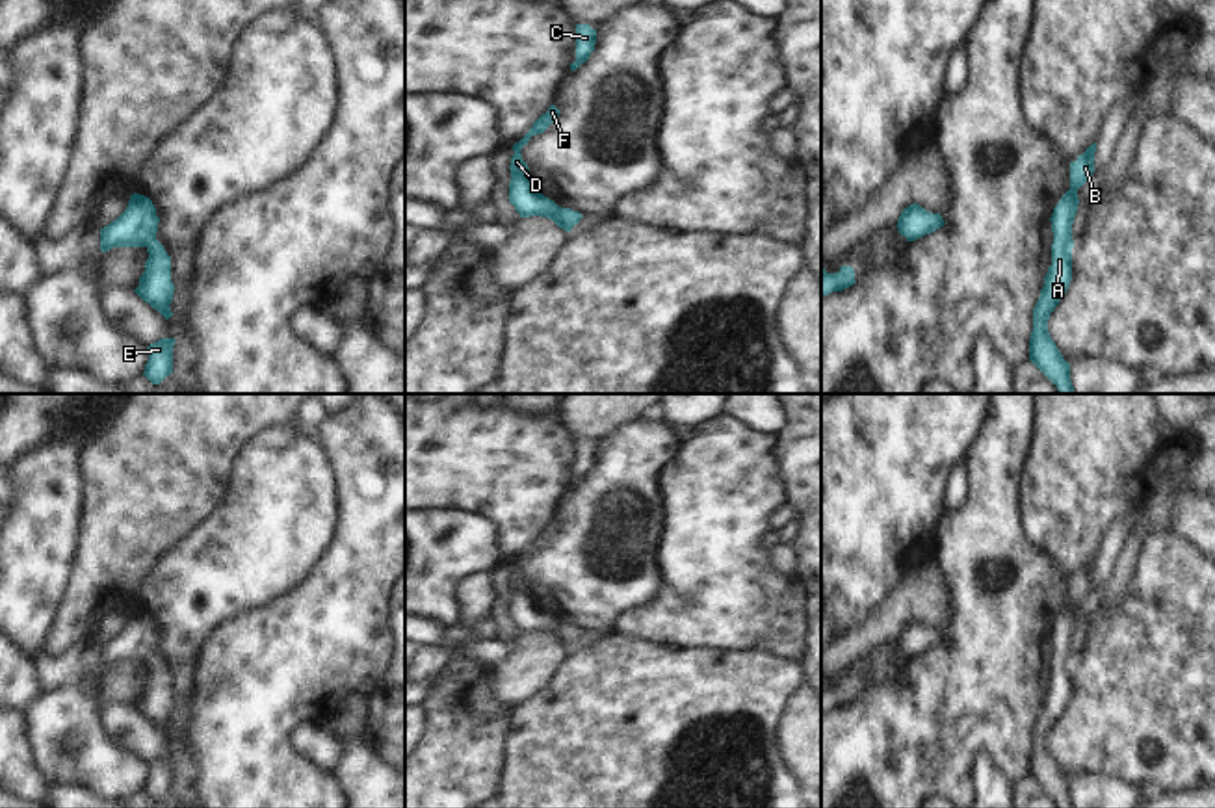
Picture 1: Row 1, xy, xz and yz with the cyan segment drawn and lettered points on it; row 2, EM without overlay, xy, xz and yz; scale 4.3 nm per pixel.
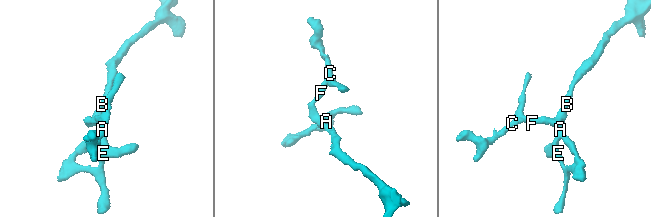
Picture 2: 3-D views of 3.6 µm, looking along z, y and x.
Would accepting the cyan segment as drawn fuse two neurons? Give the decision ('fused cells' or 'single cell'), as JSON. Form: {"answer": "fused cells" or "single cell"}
{"answer": "single cell"}

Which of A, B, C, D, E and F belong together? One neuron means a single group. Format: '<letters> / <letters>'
A B C D E F

